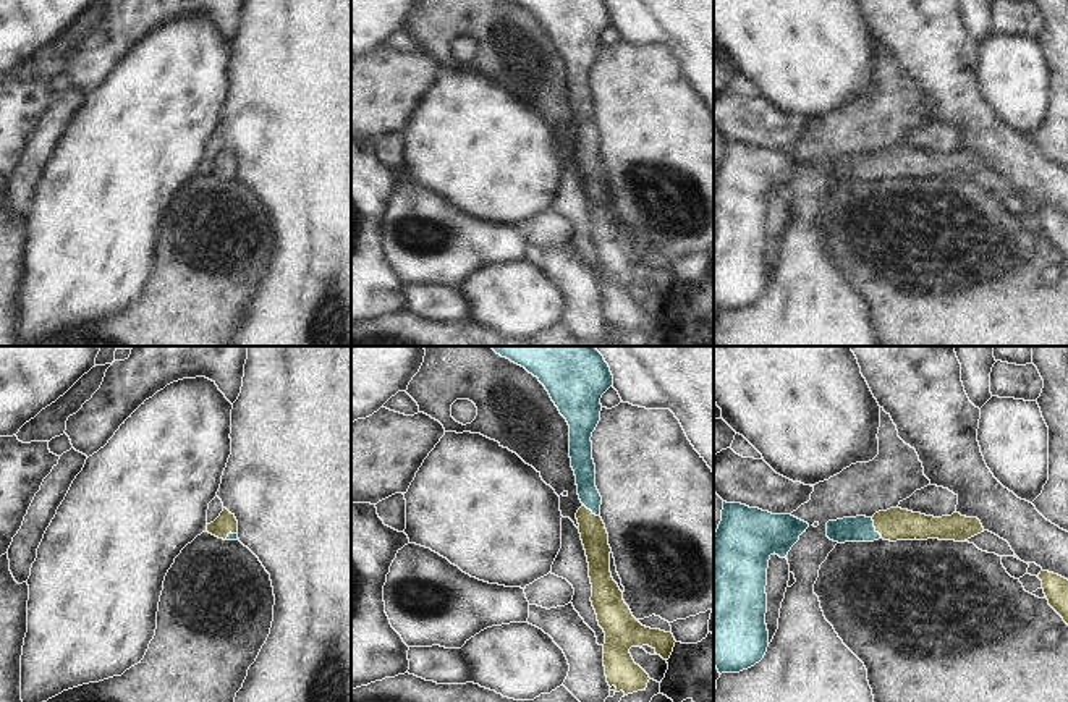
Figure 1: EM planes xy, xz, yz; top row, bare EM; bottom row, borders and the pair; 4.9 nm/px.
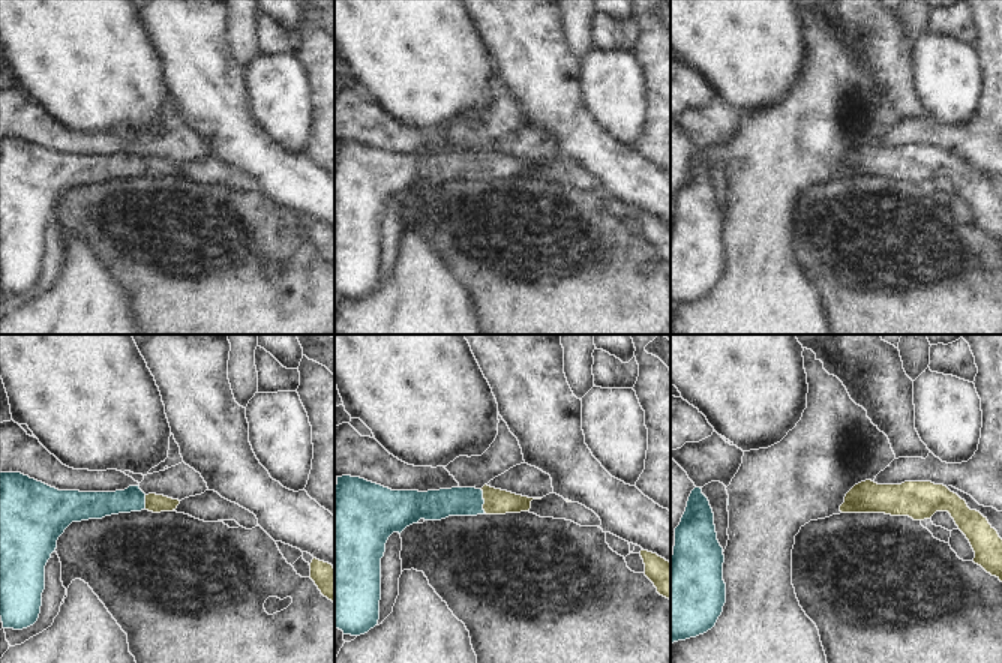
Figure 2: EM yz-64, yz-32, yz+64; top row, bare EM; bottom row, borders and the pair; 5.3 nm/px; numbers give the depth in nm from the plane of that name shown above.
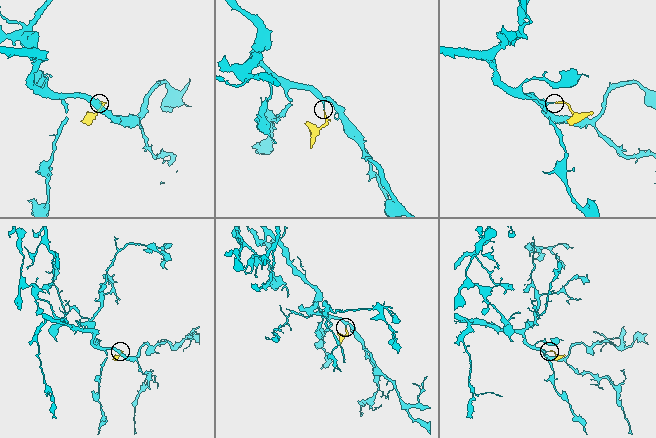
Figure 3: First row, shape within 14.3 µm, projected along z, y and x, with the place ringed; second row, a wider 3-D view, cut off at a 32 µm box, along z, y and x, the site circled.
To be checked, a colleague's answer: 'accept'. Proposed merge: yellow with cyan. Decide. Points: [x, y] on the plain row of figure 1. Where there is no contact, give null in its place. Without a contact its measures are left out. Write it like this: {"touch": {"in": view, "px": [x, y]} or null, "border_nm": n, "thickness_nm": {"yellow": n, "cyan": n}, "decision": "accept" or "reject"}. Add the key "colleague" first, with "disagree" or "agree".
{"colleague": "agree", "touch": {"in": "yz", "px": [876, 165]}, "border_nm": 120, "thickness_nm": {"yellow": 160, "cyan": 130}, "decision": "accept"}

